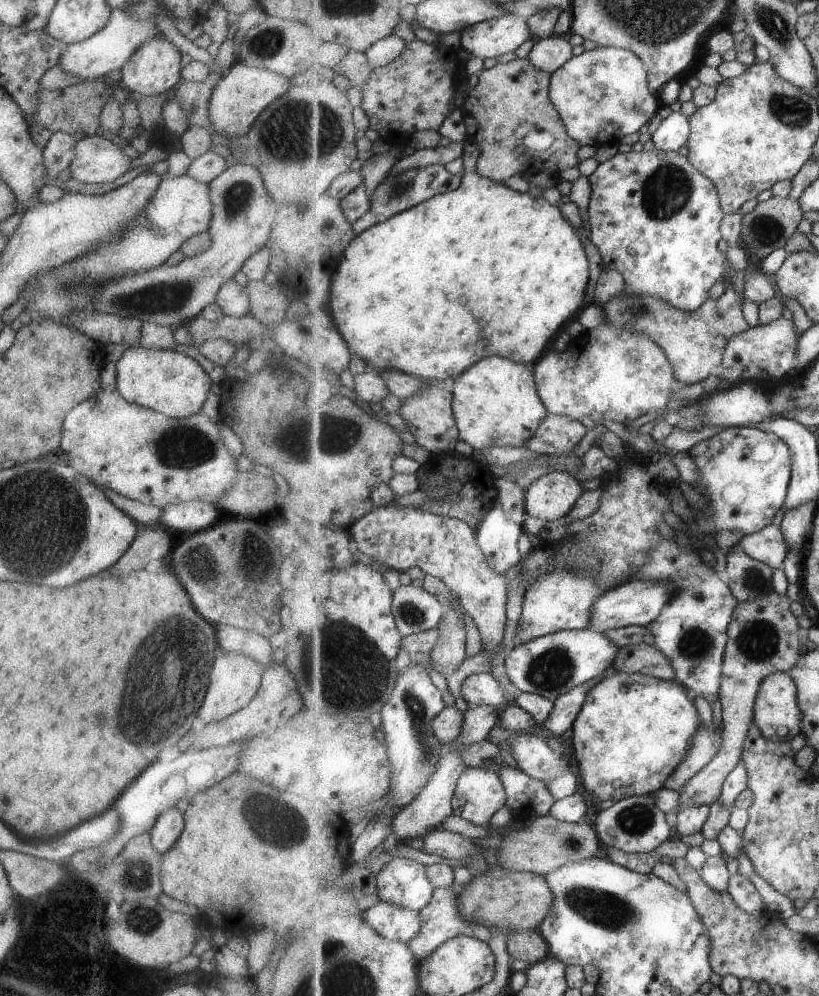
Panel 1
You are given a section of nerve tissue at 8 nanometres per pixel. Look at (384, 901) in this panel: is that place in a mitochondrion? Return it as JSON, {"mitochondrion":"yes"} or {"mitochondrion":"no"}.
{"mitochondrion":"no"}

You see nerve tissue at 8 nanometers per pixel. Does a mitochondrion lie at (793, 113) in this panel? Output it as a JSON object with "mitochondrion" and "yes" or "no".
{"mitochondrion":"yes"}

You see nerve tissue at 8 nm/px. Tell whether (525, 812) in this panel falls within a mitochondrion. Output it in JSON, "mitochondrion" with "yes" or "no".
{"mitochondrion":"no"}

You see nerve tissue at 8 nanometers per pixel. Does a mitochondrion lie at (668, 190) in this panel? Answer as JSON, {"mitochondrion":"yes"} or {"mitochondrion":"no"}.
{"mitochondrion":"yes"}

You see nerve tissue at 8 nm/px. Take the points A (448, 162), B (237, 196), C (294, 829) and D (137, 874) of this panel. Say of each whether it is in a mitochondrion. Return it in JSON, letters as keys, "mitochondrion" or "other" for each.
{"A":"other","B":"mitochondrion","C":"mitochondrion","D":"mitochondrion"}

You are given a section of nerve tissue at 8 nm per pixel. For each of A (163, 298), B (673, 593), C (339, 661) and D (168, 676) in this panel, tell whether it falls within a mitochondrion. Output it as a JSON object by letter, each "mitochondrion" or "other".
{"A":"mitochondrion","B":"other","C":"mitochondrion","D":"mitochondrion"}

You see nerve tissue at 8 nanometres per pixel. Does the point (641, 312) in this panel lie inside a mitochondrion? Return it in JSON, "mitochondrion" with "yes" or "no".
{"mitochondrion":"yes"}

